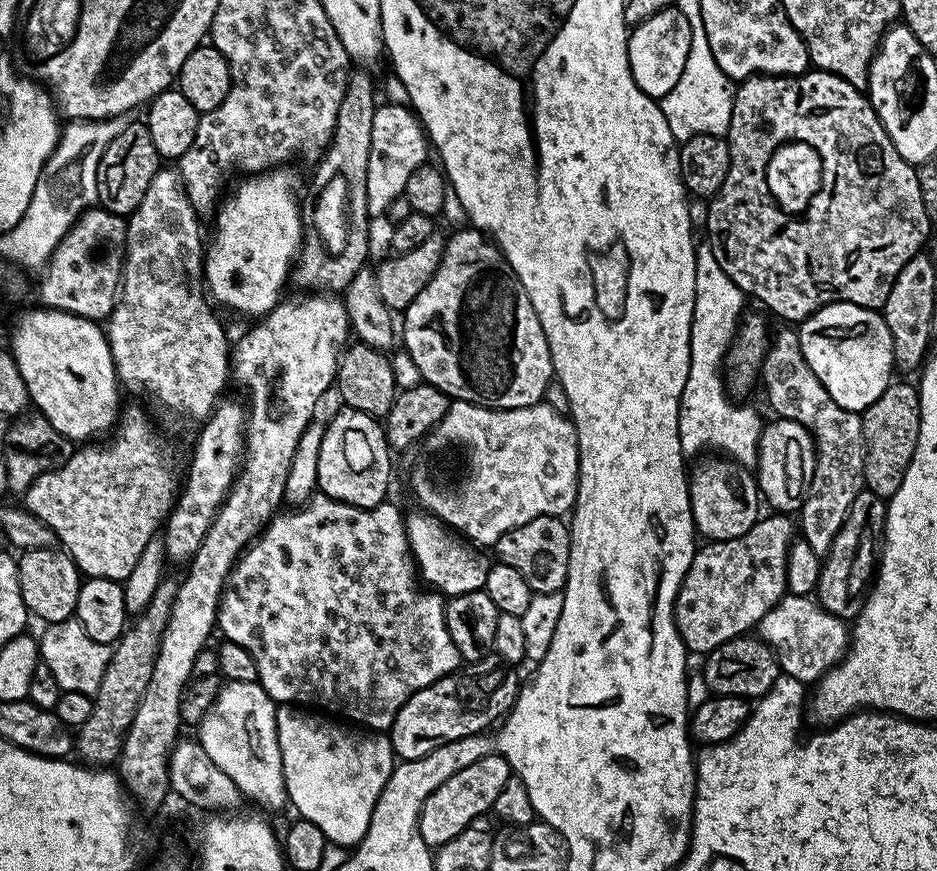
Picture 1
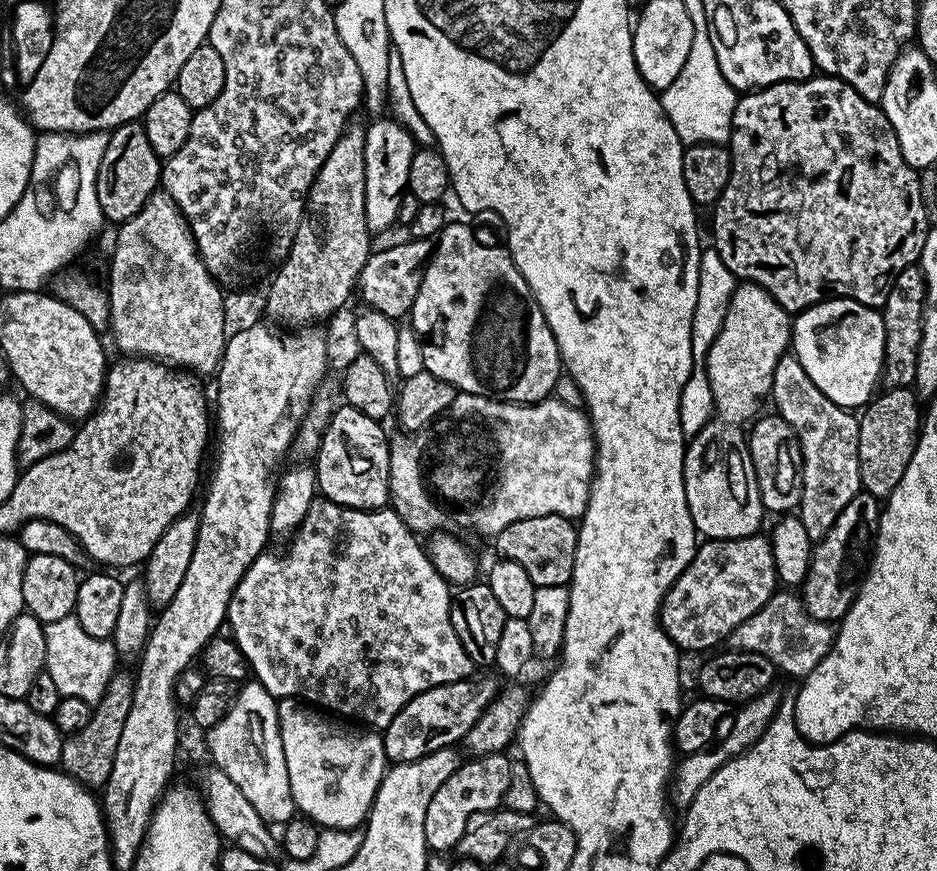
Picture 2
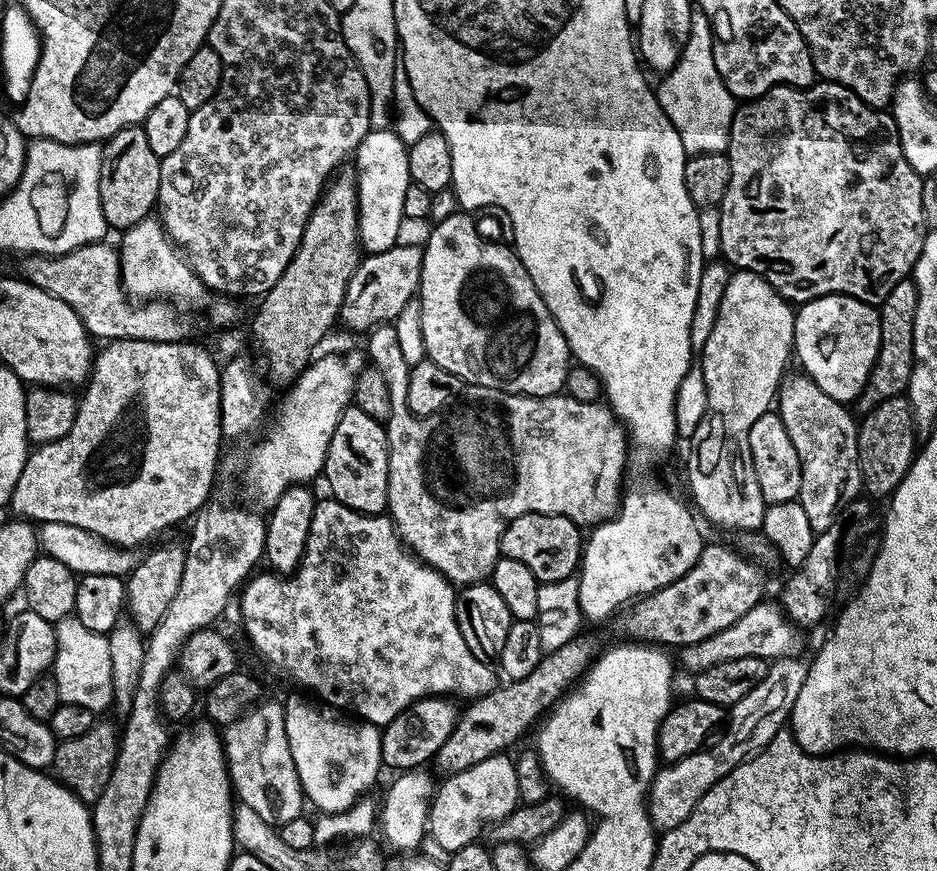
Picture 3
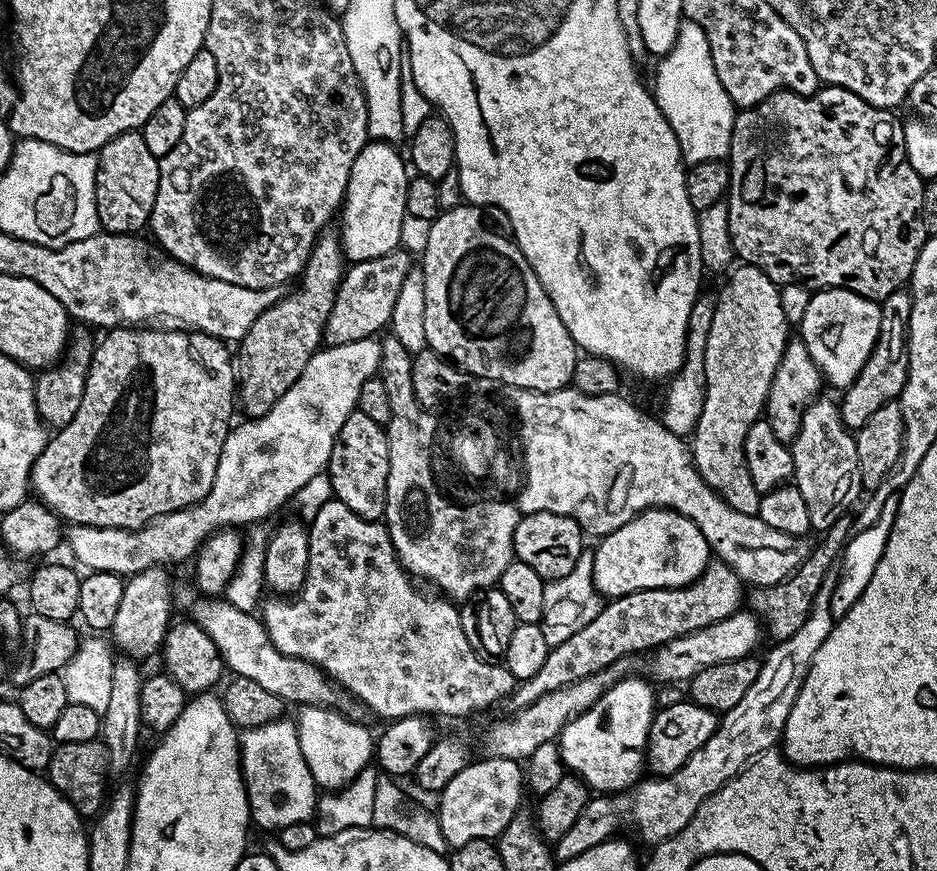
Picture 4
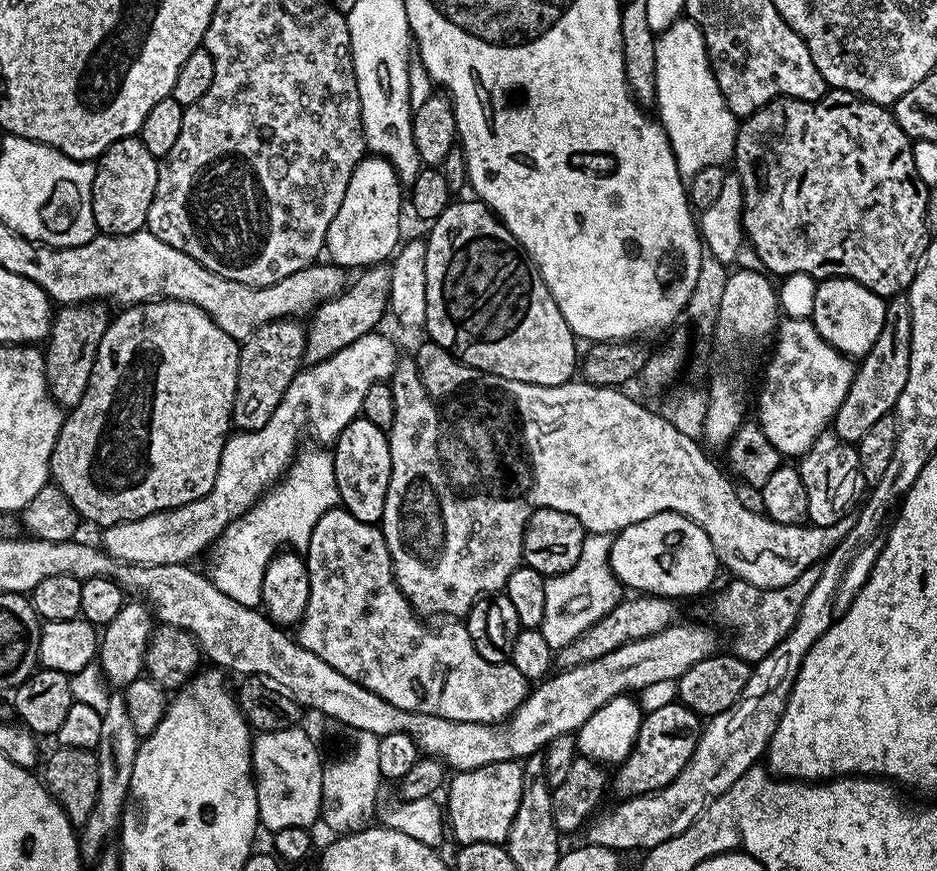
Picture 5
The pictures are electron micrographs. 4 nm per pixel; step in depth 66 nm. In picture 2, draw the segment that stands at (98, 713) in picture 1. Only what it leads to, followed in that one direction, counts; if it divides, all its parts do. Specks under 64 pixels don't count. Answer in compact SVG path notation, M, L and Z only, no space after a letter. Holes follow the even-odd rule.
M115 671L101 700L92 709L90 722L86 722L82 730L64 736L59 767L66 775L89 790L103 789L105 782L110 778L110 769L114 767L114 753L118 751L122 726L130 714L130 702L135 685L136 681L131 671Z

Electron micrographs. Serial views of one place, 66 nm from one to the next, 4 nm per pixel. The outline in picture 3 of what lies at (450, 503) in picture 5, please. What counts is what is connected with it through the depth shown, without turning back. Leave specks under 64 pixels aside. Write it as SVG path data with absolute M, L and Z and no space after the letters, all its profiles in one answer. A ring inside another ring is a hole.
M395 323L377 324L367 333L366 339L368 339L367 359L370 361L371 367L377 368L382 374L382 379L385 380L392 399L392 414L386 421L388 434L388 507L386 512L392 525L396 527L396 532L404 541L404 547L412 555L419 556L425 564L436 569L437 572L441 572L453 585L467 586L487 581L492 575L494 566L502 558L500 539L504 533L505 517L500 515L497 505L492 502L481 502L471 506L453 506L445 504L443 500L438 500L432 495L432 489L424 475L424 464L422 463L430 443L430 428L424 425L427 423L421 417L413 416L408 409L406 394L408 393L410 366L402 358Z

